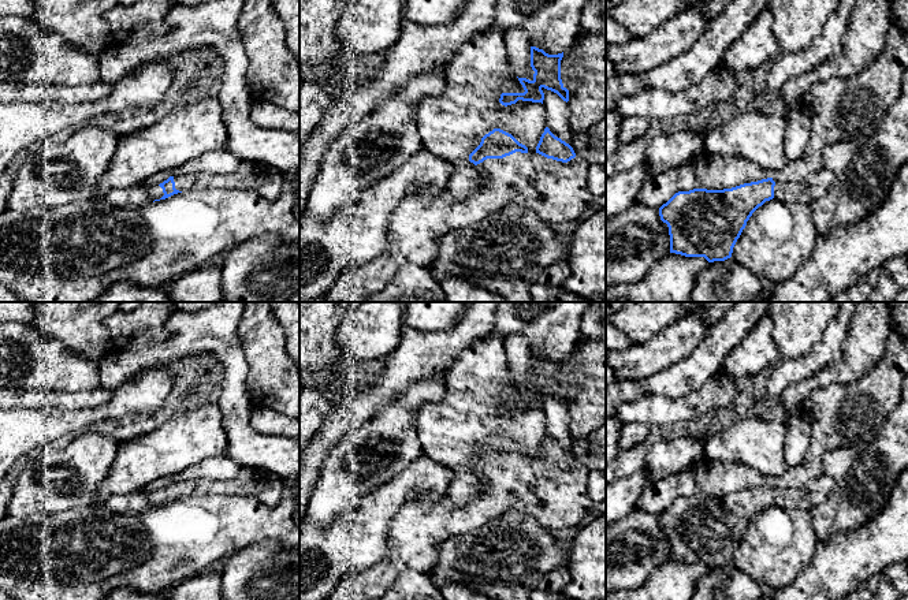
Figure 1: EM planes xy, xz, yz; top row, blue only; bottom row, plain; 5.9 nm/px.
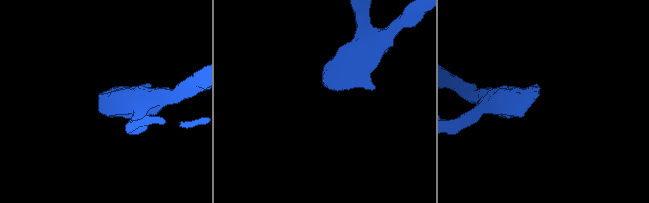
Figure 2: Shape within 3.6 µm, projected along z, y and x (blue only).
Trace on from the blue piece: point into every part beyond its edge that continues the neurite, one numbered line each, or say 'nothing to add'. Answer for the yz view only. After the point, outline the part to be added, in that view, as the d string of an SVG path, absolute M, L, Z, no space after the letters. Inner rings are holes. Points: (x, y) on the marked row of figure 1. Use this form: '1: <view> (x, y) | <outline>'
1: yz (811, 189) | M822 167L800 182L775 182L774 198L784 202L804 202L811 205L827 194L833 185L834 174Z

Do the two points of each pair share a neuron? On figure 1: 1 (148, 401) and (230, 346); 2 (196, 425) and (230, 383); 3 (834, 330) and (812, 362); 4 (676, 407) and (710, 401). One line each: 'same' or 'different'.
1: different
2: different
3: same
4: same

